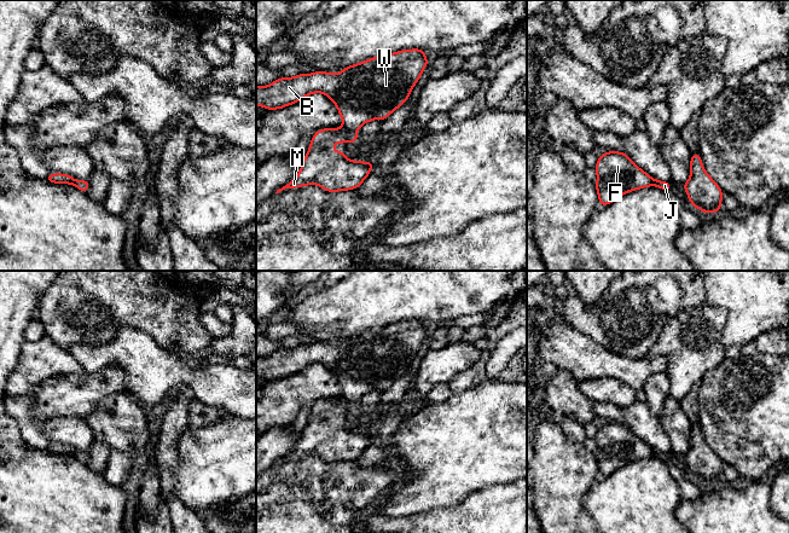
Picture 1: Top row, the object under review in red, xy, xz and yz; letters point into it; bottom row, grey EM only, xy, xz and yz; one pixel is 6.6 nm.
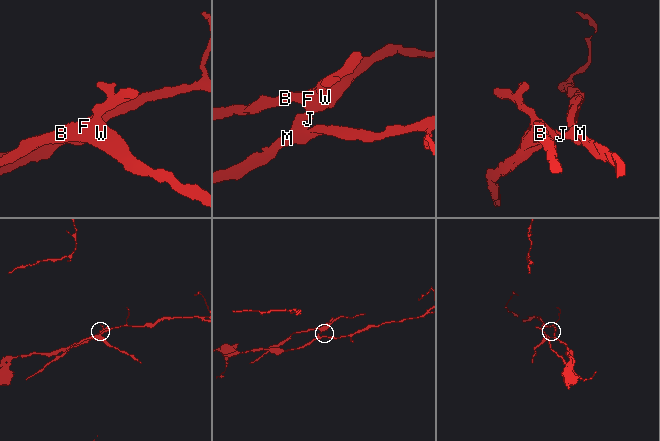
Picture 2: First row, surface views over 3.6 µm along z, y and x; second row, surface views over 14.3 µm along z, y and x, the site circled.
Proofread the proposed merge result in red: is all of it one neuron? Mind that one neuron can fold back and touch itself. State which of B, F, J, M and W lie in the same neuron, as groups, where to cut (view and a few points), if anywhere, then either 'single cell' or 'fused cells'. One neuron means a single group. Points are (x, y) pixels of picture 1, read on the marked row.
B F W / J M | xz (343, 126), (355, 133) | fused cells

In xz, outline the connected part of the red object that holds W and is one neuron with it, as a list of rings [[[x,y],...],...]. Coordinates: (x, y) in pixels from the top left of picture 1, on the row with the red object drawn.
[[[412,48],[372,57],[346,66],[338,74],[315,71],[312,74],[298,74],[294,77],[280,77],[268,86],[256,86],[256,105],[268,111],[284,109],[309,94],[323,93],[338,109],[343,127],[356,133],[362,124],[372,120],[384,121],[406,103],[428,64],[425,51]]]

